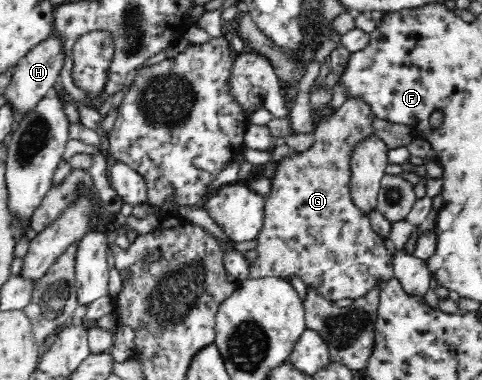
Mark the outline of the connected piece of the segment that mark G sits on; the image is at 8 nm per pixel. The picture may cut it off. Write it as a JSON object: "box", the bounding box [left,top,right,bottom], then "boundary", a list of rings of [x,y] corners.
{"box":[250,96,394,301],"boundary":[[[347,96],[343,105],[330,117],[326,117],[313,130],[314,145],[308,151],[289,154],[268,168],[272,179],[272,191],[264,197],[265,221],[260,235],[256,259],[250,263],[250,276],[300,277],[304,283],[314,288],[324,297],[338,301],[363,297],[374,287],[379,287],[394,278],[393,255],[388,253],[384,239],[371,226],[368,216],[352,203],[350,195],[350,163],[354,147],[364,139],[375,137],[374,121],[376,114],[372,104],[362,96]]]}

